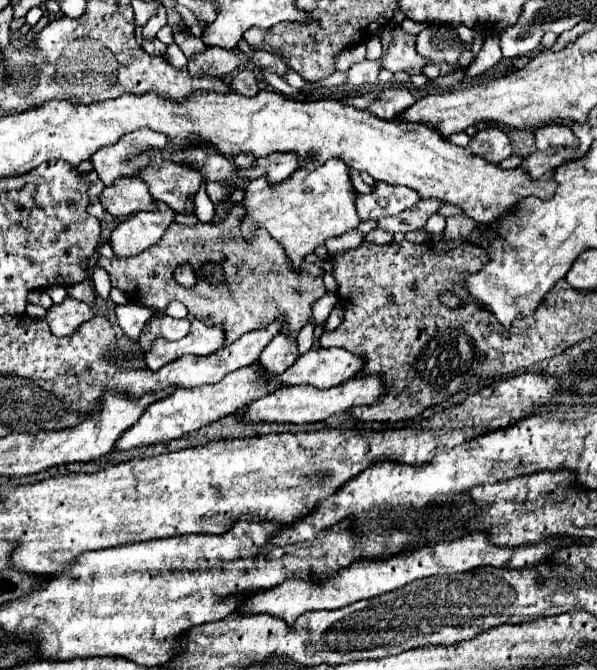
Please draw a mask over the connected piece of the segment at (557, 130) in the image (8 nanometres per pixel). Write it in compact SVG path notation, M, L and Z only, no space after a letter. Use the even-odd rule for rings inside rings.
M544 126L542 130L536 130L536 146L538 150L546 150L546 148L578 148L578 144L570 144L570 128L568 126Z

